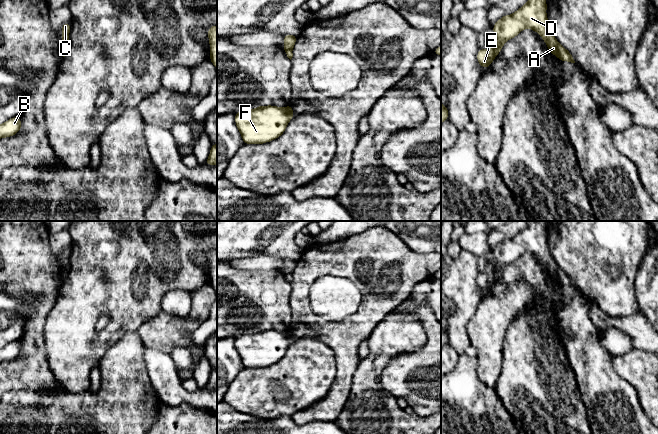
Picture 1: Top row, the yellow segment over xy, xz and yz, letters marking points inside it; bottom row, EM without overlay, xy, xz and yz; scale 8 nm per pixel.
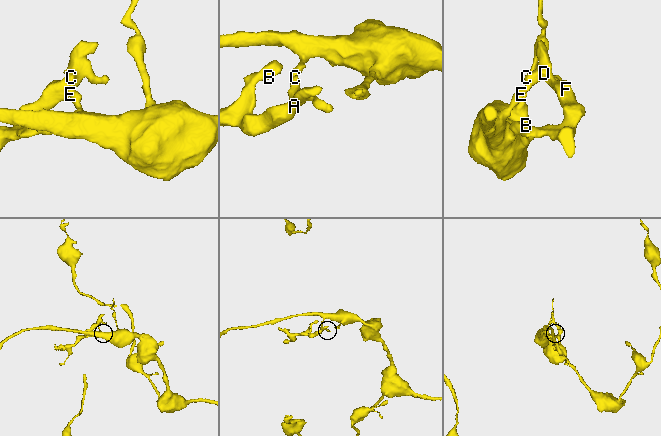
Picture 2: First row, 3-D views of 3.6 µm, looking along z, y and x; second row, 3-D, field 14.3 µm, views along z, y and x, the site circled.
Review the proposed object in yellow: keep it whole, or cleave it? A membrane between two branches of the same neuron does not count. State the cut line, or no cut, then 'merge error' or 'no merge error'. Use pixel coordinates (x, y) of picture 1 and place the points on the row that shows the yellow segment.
yz (493, 48), (496, 53) | merge error

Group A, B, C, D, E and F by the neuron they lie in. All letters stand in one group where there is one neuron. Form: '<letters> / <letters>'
A B C D F / E

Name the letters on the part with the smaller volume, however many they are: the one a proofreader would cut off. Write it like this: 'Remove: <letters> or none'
Remove: A, B, C, D, F

